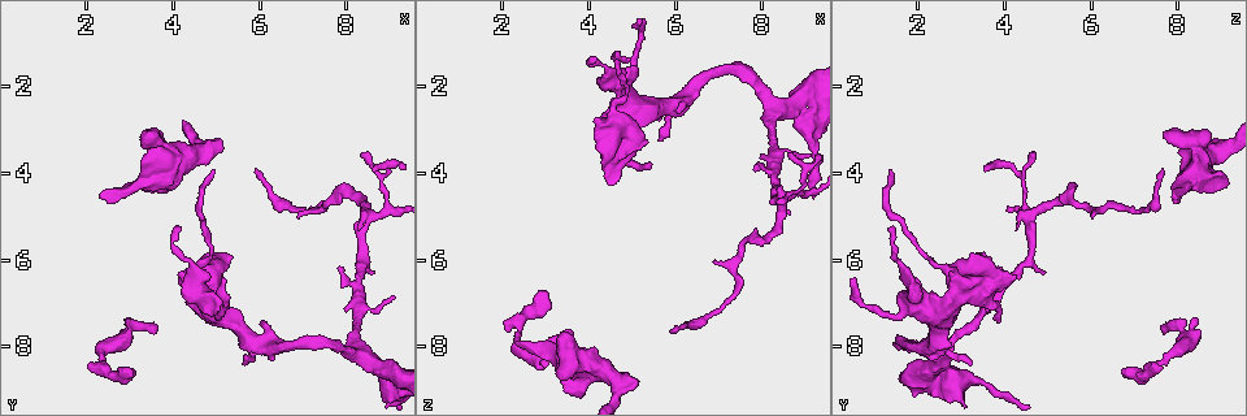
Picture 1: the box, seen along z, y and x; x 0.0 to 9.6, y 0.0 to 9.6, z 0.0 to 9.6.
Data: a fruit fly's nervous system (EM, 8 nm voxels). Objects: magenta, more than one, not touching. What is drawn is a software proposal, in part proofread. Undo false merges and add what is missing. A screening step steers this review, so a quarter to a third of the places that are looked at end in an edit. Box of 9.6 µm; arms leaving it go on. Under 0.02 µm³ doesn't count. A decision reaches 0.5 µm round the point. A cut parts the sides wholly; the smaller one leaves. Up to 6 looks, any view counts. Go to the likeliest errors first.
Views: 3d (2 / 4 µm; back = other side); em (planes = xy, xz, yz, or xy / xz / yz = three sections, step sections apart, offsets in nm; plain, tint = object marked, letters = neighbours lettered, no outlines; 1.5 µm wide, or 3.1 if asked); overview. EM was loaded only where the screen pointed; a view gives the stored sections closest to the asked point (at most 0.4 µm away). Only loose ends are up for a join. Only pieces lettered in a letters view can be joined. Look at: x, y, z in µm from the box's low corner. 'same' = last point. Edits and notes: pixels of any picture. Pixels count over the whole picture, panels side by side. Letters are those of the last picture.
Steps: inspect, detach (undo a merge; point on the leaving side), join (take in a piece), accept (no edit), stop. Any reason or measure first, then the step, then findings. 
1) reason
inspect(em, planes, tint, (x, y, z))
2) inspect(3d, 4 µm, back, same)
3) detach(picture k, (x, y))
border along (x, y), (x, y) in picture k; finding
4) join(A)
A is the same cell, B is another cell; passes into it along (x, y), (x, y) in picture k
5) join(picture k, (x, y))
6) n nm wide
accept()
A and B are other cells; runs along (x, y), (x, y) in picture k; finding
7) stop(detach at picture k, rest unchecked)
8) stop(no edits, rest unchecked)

branch stops here
inspect(3d, 2 µm, (2.30, 4.55, 7.85))

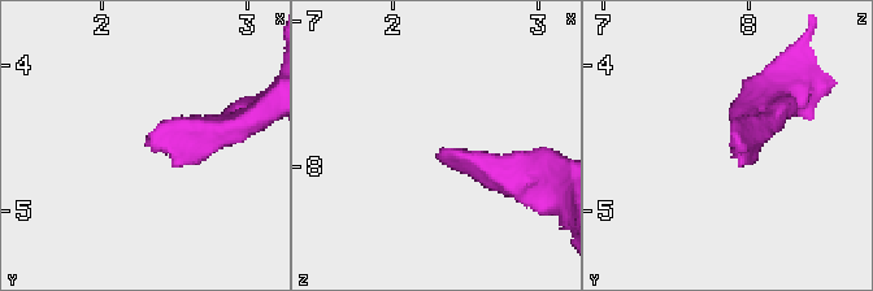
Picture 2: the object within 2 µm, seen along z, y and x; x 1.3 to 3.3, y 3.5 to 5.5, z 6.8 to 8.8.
shape alone is not enough
inspect(em, xz, step 4, tint, (2.34, 4.48, 7.92))

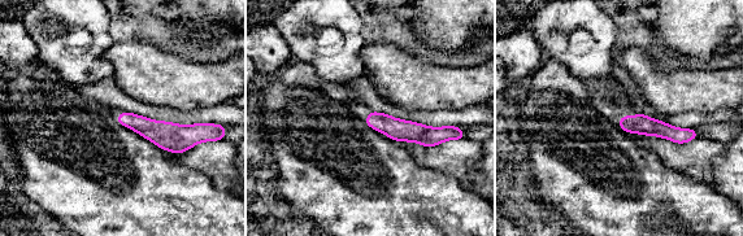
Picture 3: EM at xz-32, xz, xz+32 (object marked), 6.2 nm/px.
inspect(em, planes, letters, same)

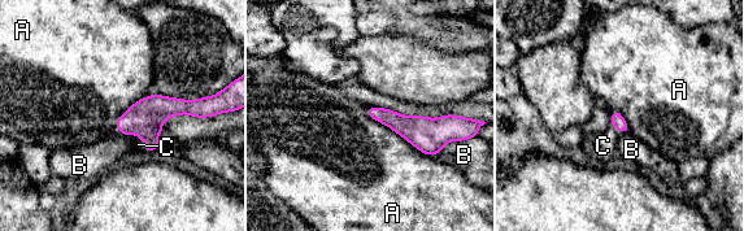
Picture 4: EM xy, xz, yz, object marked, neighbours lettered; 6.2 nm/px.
join(picture 4, (138, 144))
C is the same cell, A and B are other cells; passes into it along (144, 118), (142, 139), (138, 144) in picture 4; it goes on there

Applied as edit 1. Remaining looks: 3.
redraw
inspect(overview)

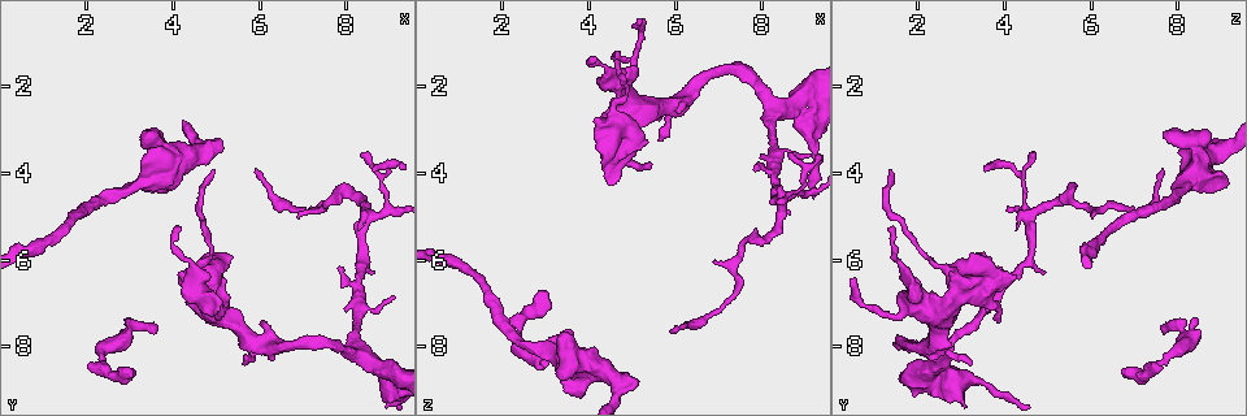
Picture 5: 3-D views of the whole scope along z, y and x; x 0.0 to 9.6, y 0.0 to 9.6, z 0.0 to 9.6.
free end
inspect(em, planes, letters, (3.10, 8.60, 6.80))

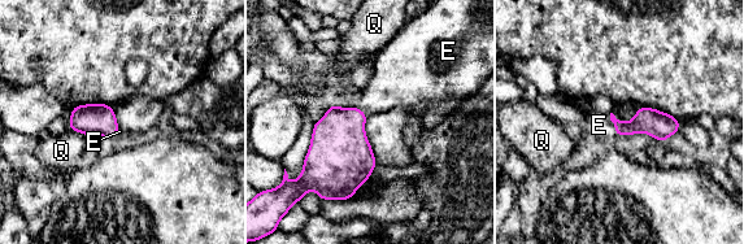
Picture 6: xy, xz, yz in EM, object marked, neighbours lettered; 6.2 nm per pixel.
join(picture 6, (599, 125))
E is the same cell, Q is another cell; it goes on there

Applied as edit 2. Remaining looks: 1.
stop(join at picture 4, join at picture 6, rest unchecked)

